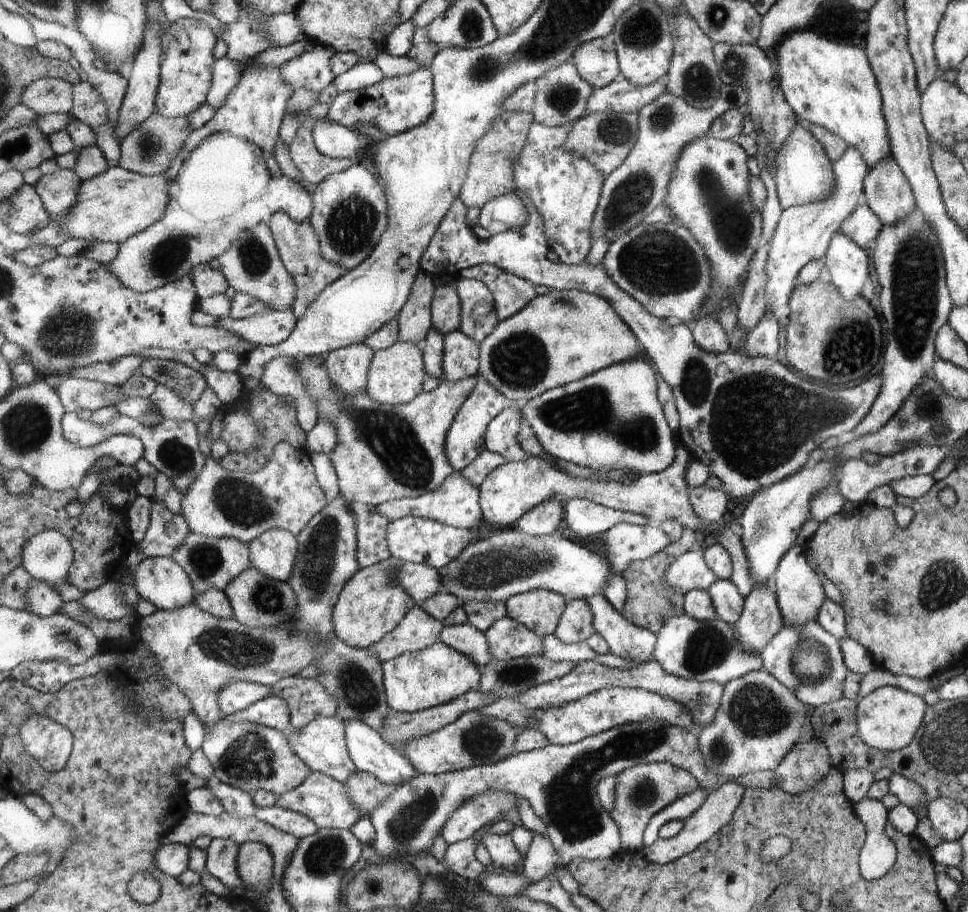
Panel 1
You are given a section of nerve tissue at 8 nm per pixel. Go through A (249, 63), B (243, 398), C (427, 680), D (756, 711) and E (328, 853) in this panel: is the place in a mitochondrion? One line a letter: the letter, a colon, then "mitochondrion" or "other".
A: other
B: other
C: other
D: mitochondrion
E: mitochondrion

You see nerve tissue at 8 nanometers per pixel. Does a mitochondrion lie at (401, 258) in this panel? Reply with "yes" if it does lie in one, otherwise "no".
no

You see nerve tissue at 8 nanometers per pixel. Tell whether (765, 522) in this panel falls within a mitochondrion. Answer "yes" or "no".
yes

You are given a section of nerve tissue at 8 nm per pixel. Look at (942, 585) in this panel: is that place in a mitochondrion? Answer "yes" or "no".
yes

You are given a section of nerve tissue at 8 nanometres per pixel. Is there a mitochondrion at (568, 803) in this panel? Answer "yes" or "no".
yes

